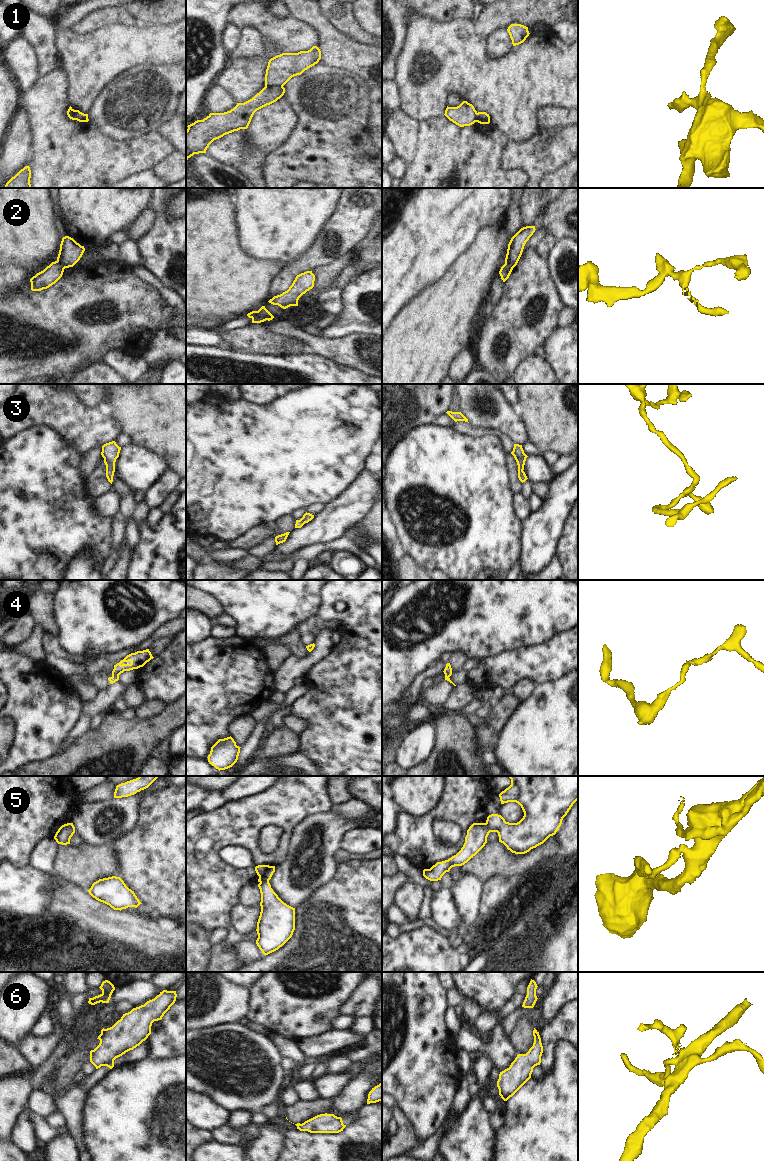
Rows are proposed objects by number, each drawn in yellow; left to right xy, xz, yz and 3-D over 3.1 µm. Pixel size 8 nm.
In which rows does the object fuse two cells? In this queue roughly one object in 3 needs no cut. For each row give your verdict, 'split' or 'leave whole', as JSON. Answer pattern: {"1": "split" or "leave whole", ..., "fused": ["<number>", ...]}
{"1": "split", "2": "split", "3": "split", "4": "leave whole", "5": "split", "6": "split", "fused": ["1", "2", "3", "5", "6"]}

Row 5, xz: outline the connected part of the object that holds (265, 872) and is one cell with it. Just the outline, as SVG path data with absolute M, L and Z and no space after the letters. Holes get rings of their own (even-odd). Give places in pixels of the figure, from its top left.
M258 865L255 867L255 871L259 876L258 882L269 881L275 872L275 866Z

